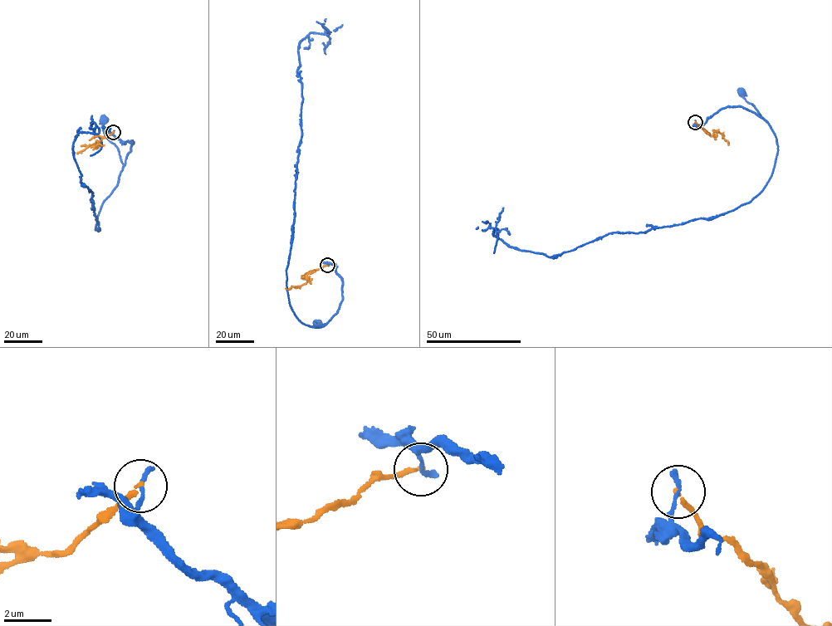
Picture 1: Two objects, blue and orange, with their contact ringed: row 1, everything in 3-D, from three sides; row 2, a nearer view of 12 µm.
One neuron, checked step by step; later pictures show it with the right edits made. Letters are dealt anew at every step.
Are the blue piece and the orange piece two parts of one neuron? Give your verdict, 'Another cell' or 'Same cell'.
Same cell

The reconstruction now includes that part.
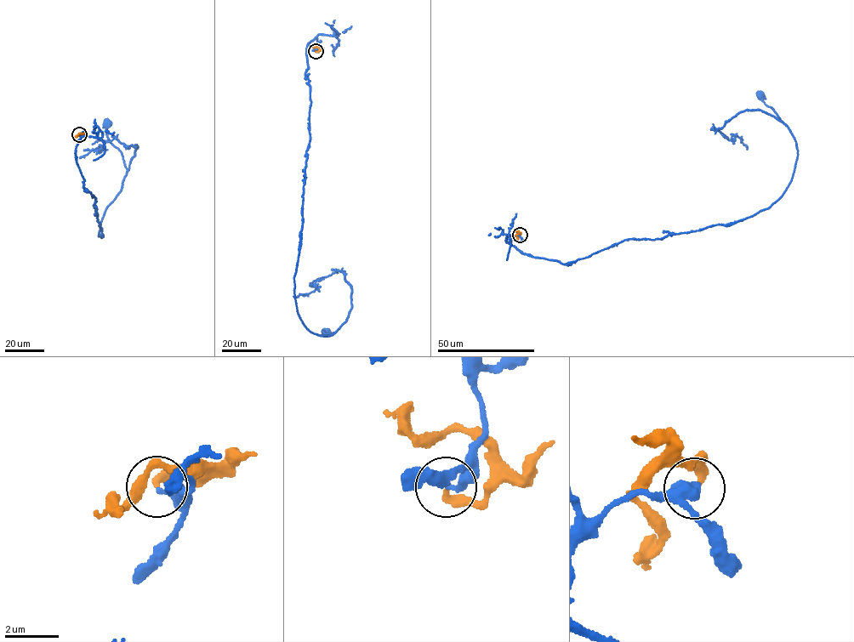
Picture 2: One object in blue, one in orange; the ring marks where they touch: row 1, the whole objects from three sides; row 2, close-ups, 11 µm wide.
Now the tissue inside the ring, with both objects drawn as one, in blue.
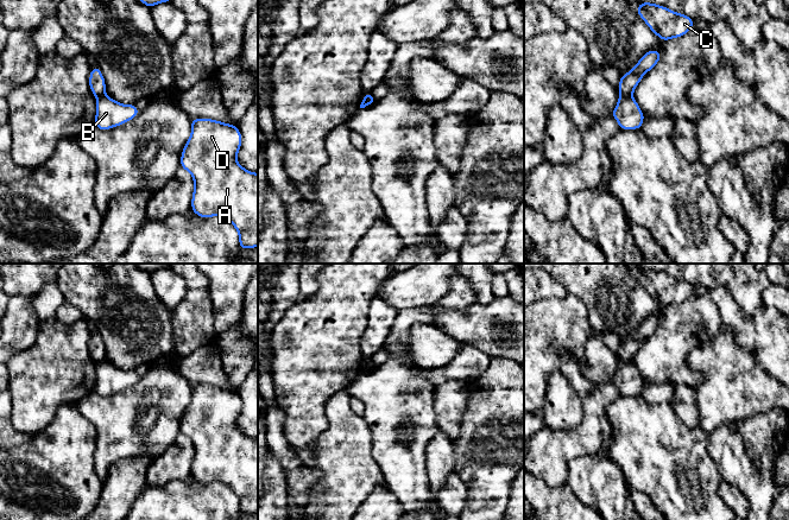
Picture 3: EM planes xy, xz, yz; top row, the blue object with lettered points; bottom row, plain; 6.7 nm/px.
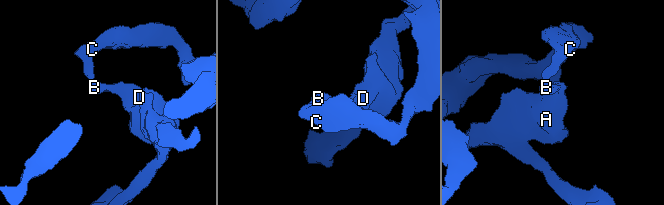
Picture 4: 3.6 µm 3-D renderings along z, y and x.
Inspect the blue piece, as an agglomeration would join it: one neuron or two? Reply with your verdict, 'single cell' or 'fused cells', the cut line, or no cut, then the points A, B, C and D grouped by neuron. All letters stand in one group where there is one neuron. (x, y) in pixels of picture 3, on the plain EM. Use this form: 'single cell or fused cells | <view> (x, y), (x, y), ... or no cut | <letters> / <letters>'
fused cells | yz (620, 360), (631, 362) | A B D / C

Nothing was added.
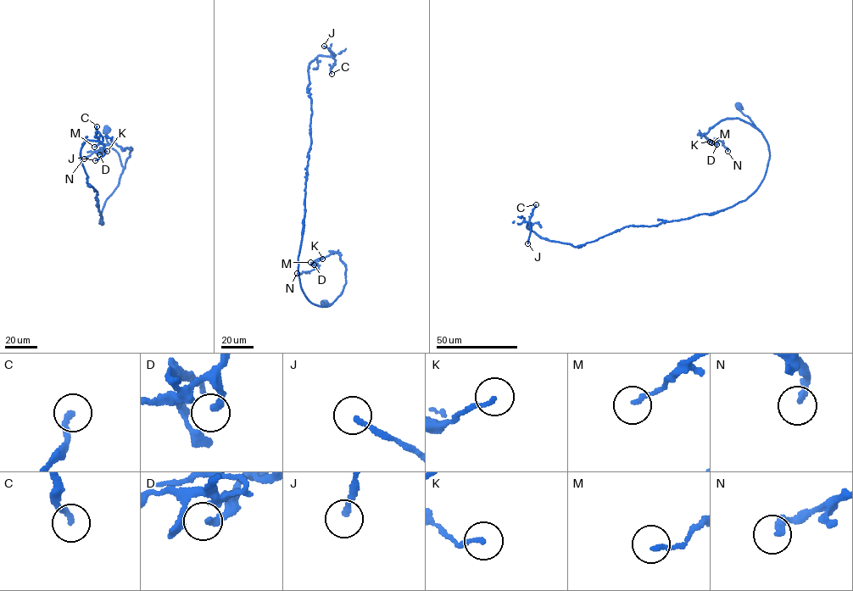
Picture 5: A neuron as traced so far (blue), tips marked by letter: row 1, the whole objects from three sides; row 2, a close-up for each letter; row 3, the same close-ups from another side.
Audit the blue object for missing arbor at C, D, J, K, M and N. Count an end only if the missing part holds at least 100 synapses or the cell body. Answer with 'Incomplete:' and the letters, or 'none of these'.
Incomplete: C, J

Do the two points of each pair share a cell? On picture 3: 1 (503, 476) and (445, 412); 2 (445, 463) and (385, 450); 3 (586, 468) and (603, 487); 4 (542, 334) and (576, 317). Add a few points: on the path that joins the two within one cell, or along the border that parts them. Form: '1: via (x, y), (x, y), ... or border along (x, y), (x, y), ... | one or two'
1: border along (466, 407), (459, 436), (453, 442) | two
2: border along (436, 433), (427, 444), (427, 487) | two
3: via (588, 473), (598, 482) | one
4: via (550, 334), (568, 317) | one

